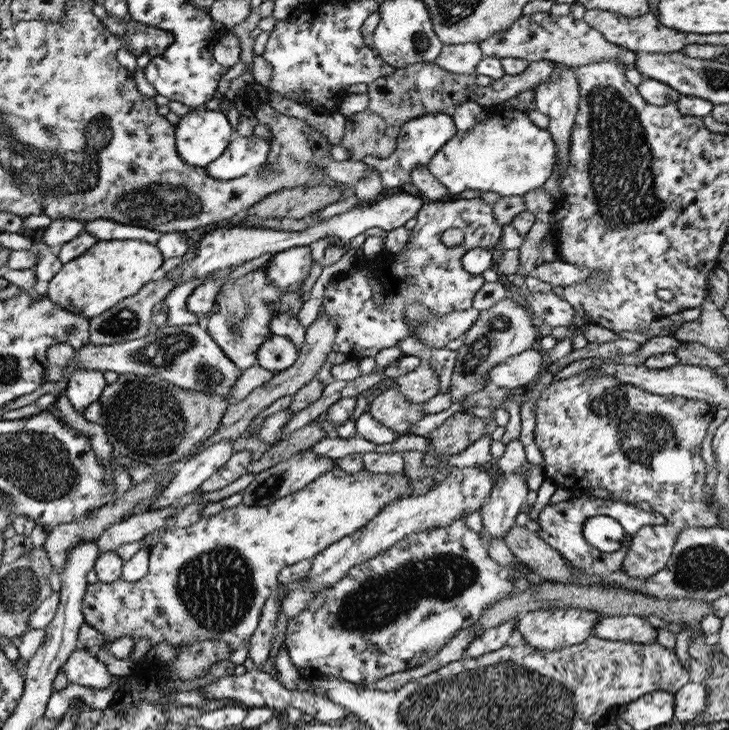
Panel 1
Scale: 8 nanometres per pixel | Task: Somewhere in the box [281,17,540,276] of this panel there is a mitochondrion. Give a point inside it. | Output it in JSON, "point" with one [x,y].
{"point":[421,41]}

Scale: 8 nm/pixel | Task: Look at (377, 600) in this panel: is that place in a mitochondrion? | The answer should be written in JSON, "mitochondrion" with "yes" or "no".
{"mitochondrion":"yes"}

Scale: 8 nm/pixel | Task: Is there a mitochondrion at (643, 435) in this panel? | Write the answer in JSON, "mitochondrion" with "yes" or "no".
{"mitochondrion":"yes"}

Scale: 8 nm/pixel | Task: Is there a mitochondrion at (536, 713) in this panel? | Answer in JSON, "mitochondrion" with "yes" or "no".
{"mitochondrion":"yes"}

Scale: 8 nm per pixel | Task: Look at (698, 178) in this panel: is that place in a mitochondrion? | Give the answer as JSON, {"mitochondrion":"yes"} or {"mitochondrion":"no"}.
{"mitochondrion":"no"}

